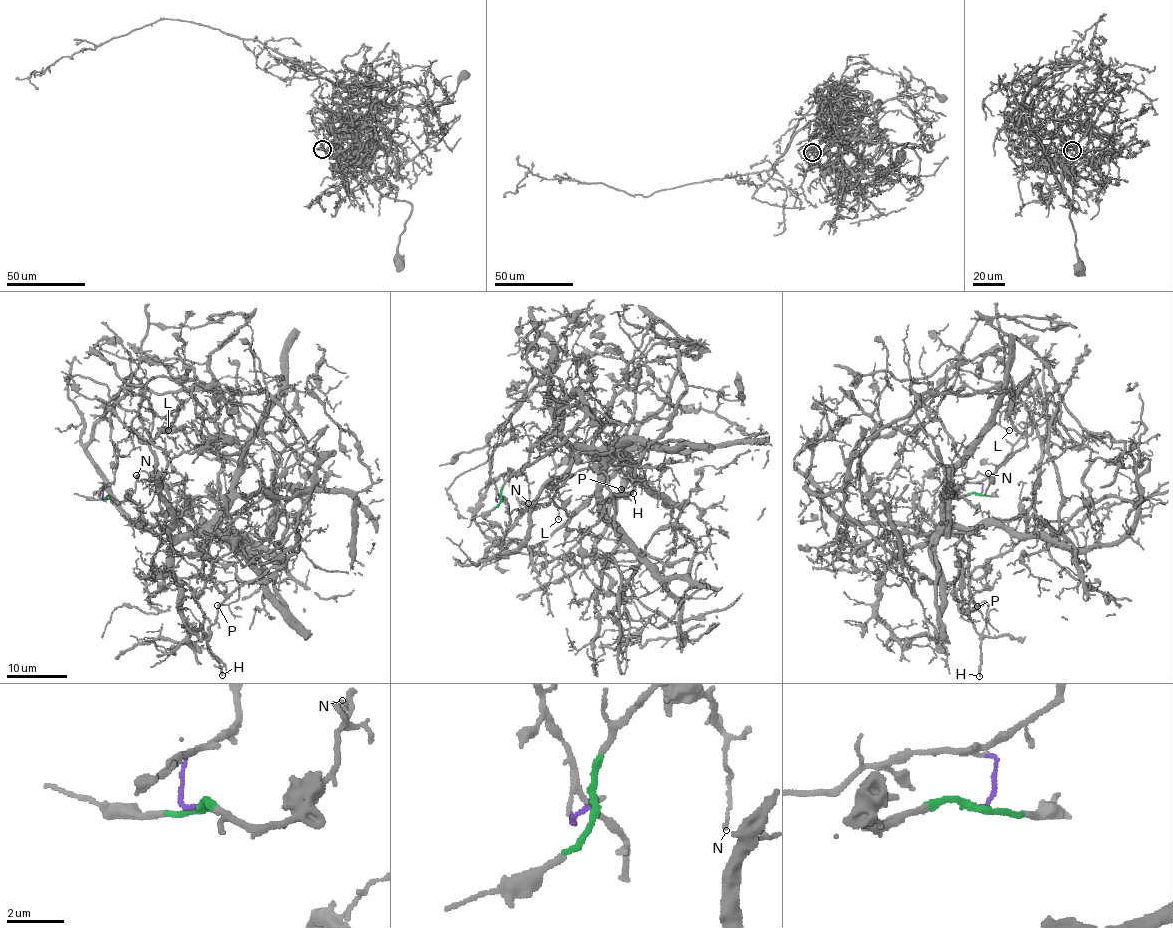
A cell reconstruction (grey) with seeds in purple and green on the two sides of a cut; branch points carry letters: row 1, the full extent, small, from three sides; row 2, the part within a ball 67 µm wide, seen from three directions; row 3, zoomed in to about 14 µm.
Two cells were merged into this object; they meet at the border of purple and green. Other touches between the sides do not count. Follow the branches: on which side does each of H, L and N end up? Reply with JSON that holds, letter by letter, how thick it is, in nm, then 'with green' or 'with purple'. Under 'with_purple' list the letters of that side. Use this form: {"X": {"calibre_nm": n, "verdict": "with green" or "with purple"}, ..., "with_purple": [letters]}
{"H": {"calibre_nm": 220, "verdict": "with green"}, "L": {"calibre_nm": 100, "verdict": "with purple"}, "N": {"calibre_nm": 100, "verdict": "with green"}, "with_purple": ["L"]}

